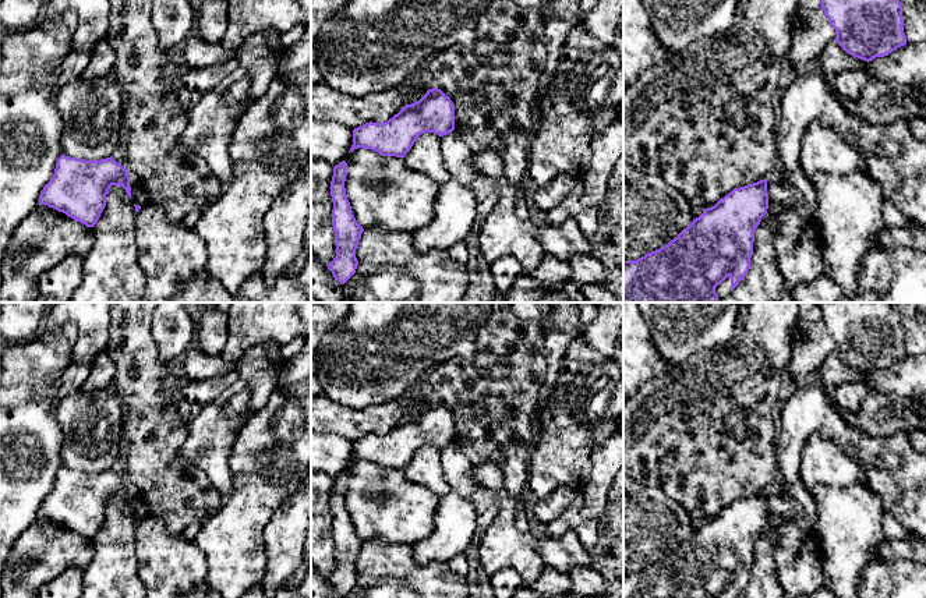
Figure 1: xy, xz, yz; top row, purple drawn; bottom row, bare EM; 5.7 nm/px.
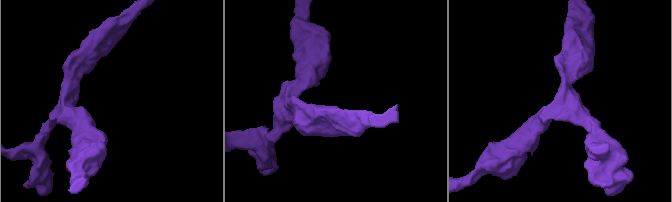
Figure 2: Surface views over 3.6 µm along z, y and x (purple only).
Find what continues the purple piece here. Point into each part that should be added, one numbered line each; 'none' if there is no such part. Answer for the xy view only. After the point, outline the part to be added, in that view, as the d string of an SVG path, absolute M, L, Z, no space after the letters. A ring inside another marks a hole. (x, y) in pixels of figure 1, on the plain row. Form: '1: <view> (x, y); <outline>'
none

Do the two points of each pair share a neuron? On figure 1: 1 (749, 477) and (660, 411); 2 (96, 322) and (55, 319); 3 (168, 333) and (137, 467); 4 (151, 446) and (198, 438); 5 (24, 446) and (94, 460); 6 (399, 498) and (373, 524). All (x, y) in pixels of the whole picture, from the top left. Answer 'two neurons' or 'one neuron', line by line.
1: one neuron
2: one neuron
3: two neurons
4: two neurons
5: two neurons
6: one neuron

